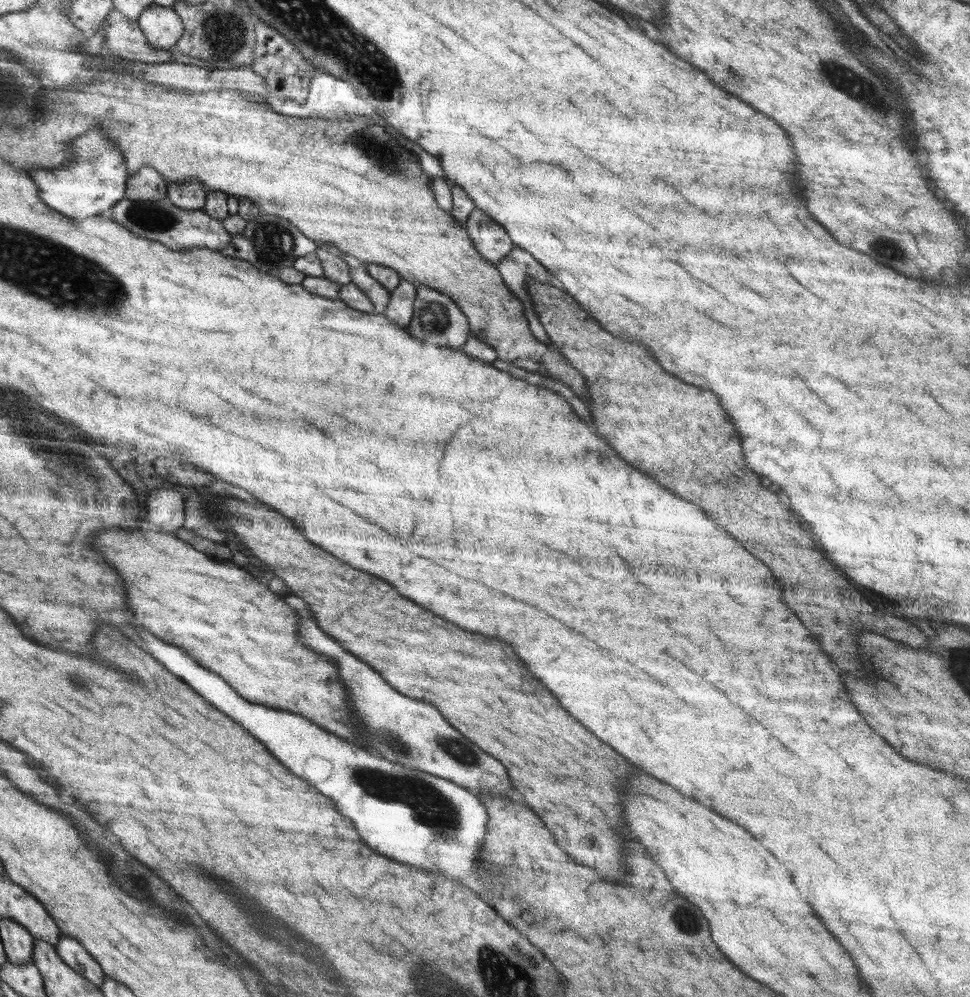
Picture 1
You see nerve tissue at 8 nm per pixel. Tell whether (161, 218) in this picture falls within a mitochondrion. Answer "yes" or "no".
yes

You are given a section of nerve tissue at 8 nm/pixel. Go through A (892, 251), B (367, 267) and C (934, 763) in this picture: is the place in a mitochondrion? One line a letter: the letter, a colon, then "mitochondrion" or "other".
A: mitochondrion
B: other
C: other

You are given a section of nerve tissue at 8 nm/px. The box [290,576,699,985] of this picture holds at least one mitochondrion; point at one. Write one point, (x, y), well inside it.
(428, 804)

